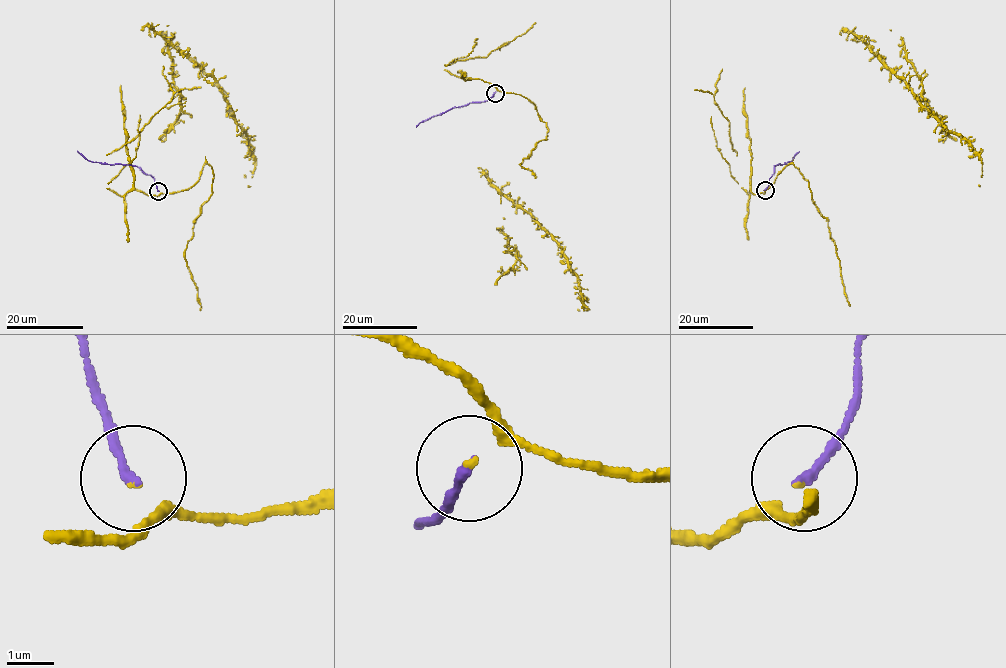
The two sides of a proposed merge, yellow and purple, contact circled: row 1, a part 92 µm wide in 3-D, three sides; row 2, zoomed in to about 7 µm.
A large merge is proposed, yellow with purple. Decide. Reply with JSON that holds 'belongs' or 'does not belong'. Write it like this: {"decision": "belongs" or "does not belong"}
{"decision": "belongs"}

